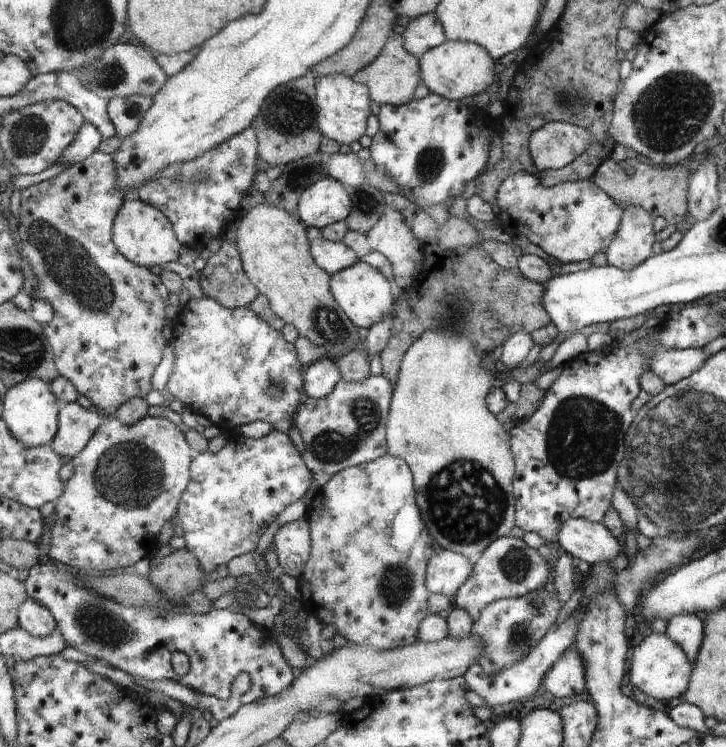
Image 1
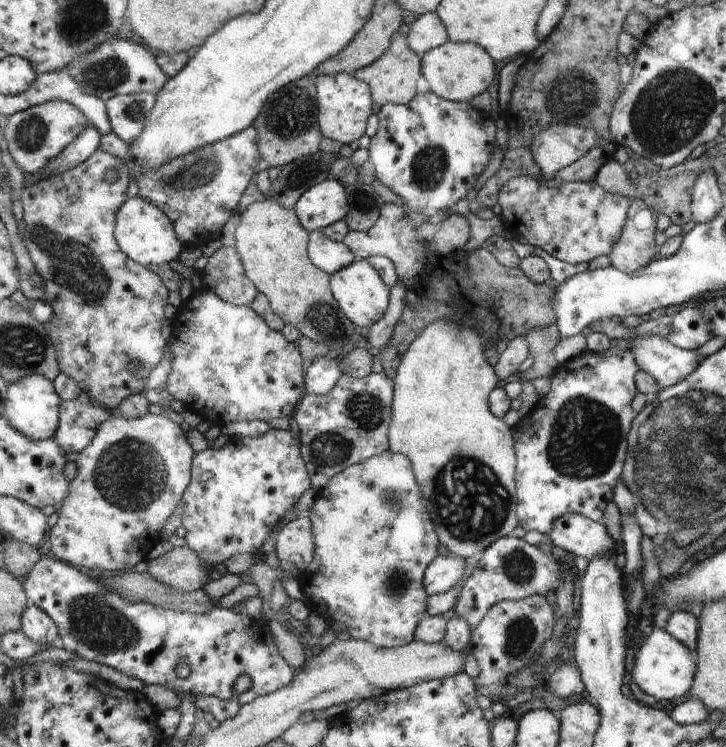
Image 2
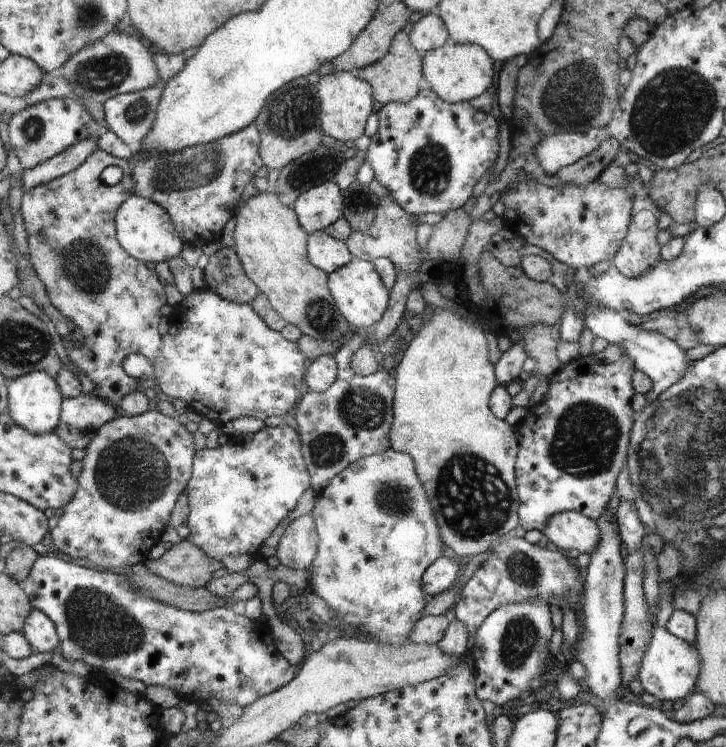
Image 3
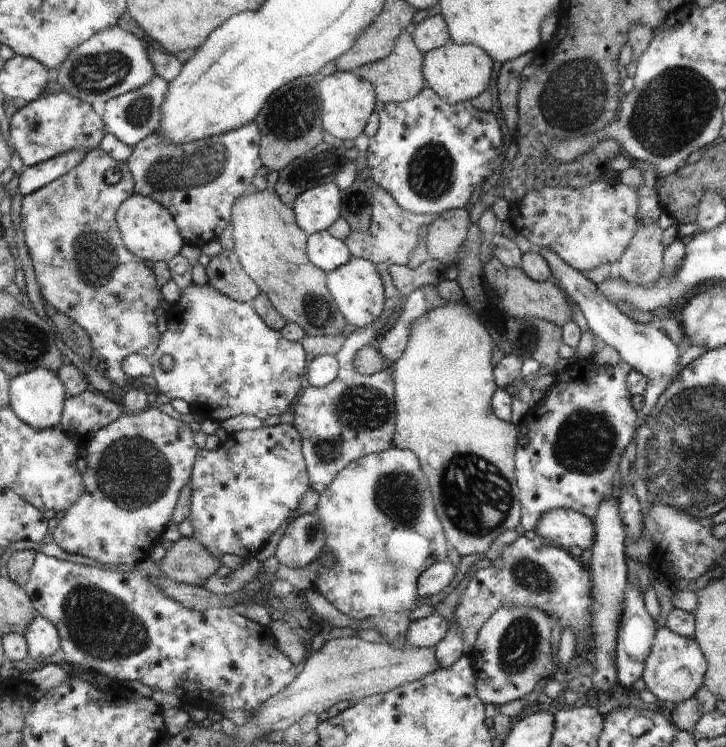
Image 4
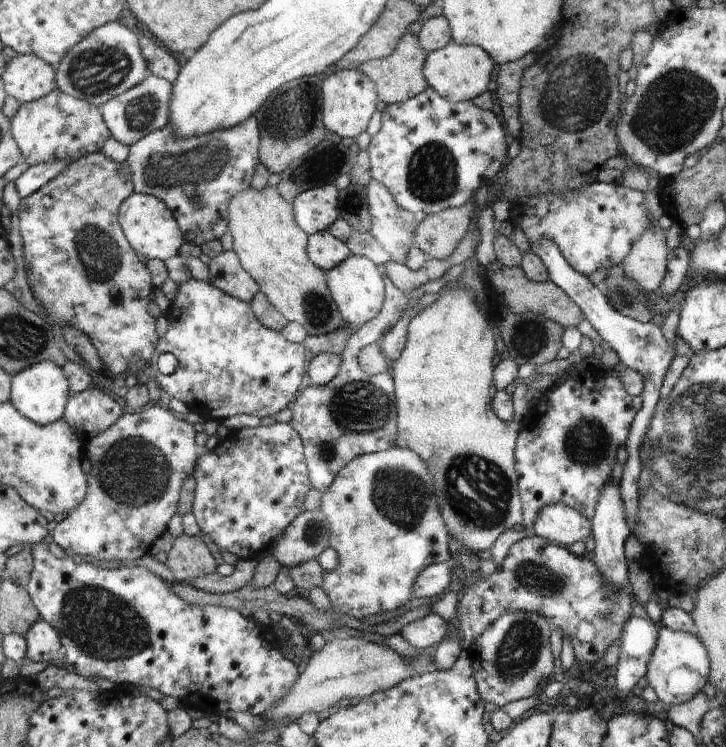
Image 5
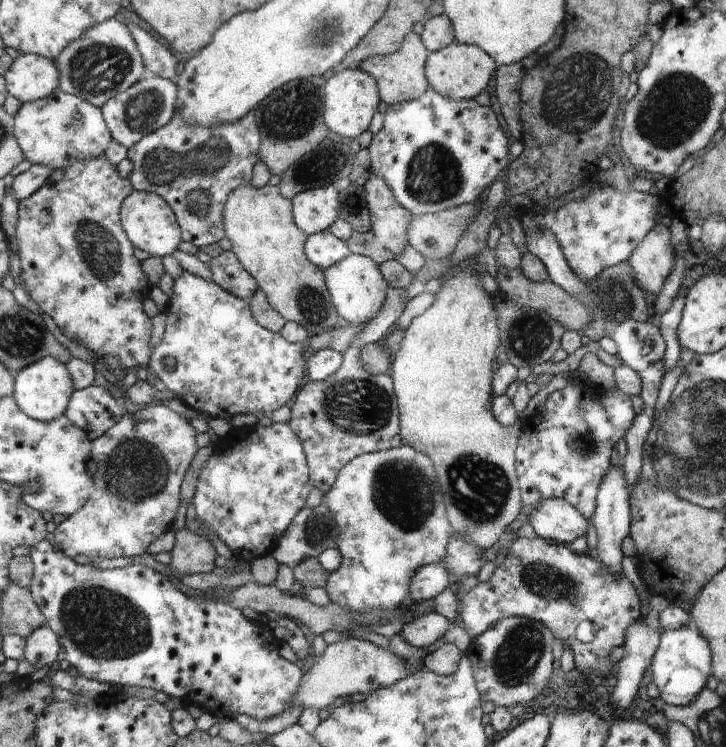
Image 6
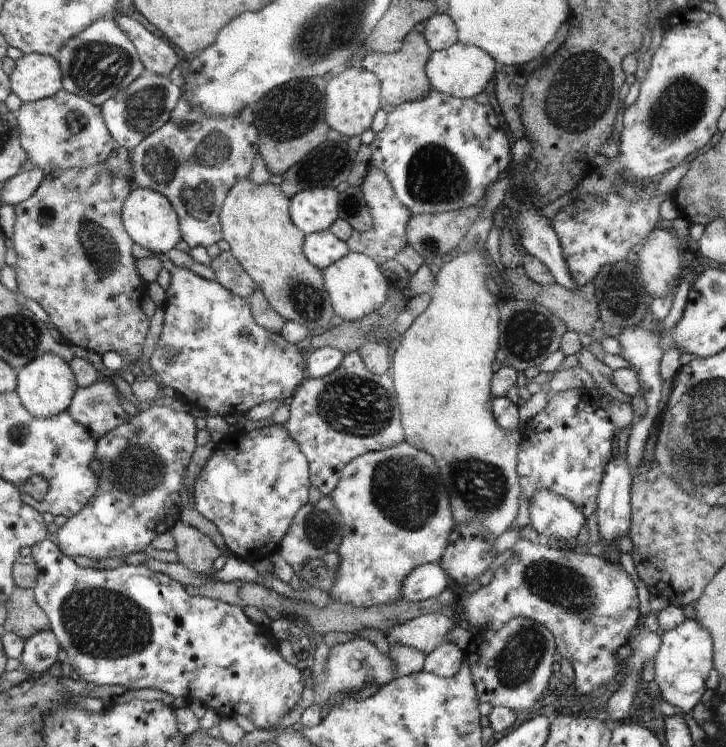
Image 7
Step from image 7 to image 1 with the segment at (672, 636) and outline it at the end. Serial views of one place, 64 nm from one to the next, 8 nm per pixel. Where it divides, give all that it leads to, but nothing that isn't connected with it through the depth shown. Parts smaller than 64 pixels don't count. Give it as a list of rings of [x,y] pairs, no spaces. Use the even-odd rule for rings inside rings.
[[[653,632],[642,640],[632,654],[629,682],[649,697],[672,700],[688,690],[692,672],[693,661],[685,653],[685,649],[676,644],[666,633]]]

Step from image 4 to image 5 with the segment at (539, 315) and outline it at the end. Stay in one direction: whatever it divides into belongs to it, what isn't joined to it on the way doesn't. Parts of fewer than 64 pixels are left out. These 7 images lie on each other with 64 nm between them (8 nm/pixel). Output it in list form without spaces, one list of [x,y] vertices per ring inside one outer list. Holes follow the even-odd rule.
[[[495,260],[486,268],[487,280],[490,282],[496,292],[504,298],[504,302],[508,305],[511,312],[522,314],[523,312],[534,312],[546,315],[546,318],[557,322],[566,327],[576,327],[582,319],[585,318],[585,313],[582,309],[557,285],[552,281],[533,281],[525,275],[521,265],[508,268],[500,261]]]

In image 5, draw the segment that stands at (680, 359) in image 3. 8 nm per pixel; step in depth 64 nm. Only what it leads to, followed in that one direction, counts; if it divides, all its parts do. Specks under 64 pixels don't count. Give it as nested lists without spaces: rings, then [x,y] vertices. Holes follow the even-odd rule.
[[[538,239],[537,241],[532,241],[530,243],[530,252],[543,260],[549,274],[549,280],[557,284],[582,309],[582,312],[585,313],[585,318],[596,329],[596,332],[600,334],[603,338],[602,340],[608,342],[614,352],[618,354],[621,364],[641,373],[645,379],[645,388],[641,392],[642,406],[638,410],[632,434],[630,434],[626,443],[628,457],[623,464],[623,474],[619,482],[621,494],[624,496],[628,521],[633,526],[637,517],[639,503],[638,476],[642,472],[643,467],[640,455],[641,446],[645,442],[646,433],[649,431],[652,414],[654,414],[654,410],[657,407],[660,407],[658,392],[660,392],[662,378],[666,376],[668,366],[670,366],[674,354],[670,350],[668,341],[662,336],[660,327],[654,325],[654,323],[643,323],[619,313],[609,303],[608,298],[606,298],[600,287],[593,285],[588,278],[582,273],[576,272],[568,264],[565,256],[561,253],[561,249],[558,248],[558,245],[553,240]]]

